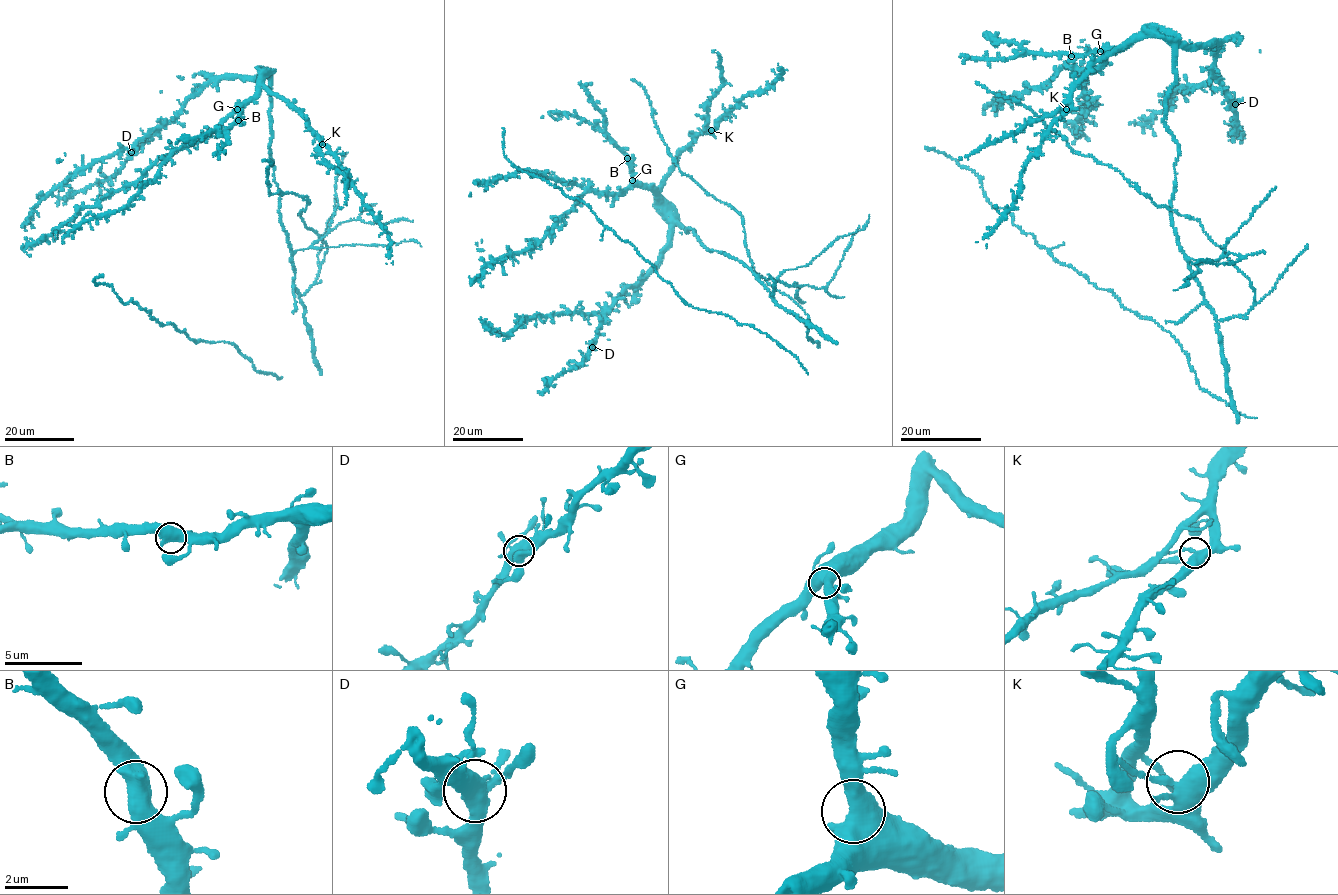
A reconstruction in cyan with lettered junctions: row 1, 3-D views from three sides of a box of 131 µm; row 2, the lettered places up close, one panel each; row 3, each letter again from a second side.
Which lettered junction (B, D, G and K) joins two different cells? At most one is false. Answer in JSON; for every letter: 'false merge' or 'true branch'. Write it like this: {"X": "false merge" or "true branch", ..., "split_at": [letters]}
{"B": "true branch", "D": "true branch", "G": "true branch", "K": "true branch", "split_at": []}

